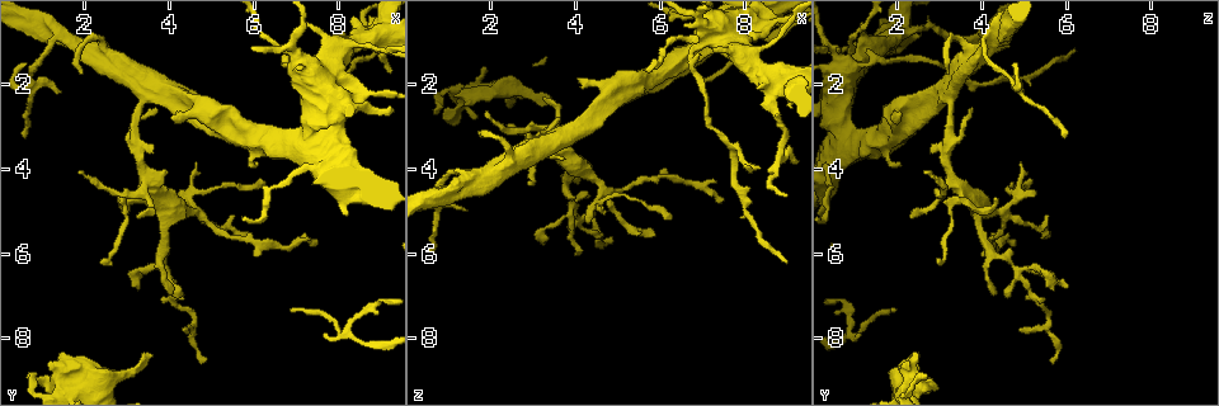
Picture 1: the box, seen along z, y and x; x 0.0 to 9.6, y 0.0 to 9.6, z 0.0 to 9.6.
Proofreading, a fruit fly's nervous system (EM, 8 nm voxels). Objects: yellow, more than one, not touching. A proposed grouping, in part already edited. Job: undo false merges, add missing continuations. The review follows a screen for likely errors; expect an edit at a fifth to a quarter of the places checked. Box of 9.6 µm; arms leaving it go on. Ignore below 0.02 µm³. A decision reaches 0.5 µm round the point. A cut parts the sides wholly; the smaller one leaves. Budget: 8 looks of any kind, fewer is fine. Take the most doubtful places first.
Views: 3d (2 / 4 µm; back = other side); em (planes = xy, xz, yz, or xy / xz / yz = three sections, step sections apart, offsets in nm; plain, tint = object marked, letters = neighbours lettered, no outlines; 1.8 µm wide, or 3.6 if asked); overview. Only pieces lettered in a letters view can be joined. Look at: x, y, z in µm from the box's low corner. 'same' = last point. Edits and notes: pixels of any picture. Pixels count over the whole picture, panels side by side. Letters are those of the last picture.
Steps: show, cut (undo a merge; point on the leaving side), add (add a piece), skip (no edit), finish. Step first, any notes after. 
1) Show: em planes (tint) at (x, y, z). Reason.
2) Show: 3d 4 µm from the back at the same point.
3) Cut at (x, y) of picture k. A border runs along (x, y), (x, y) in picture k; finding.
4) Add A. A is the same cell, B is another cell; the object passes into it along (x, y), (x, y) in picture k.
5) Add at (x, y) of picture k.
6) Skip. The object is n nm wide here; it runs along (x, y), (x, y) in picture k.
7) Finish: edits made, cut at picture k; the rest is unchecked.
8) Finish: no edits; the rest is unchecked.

Show: em 3.6 µm planes (letters) at (7.70, 1.15, 1.15). Three arms meet.

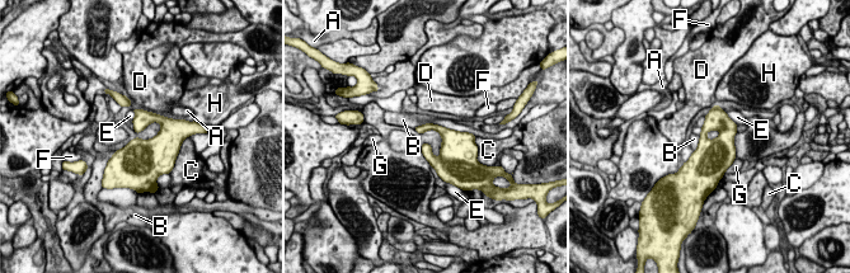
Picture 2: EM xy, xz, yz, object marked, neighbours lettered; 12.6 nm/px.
Skip. The longest contact is with C, 360 nm; A, B, C, D, E, F, G and H are other cells; continuous, no second neuron.

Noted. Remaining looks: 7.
Show: 3d 4 µm at (3.85, 2.05, 3.05).

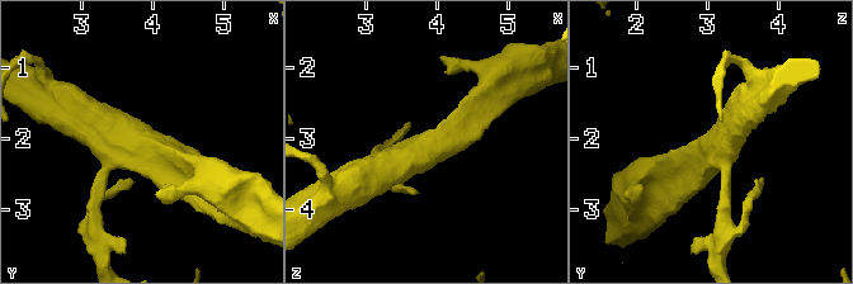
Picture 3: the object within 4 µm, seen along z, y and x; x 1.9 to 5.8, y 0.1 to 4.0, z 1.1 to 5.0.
Show: em planes (letters) at (3.80, 2.05, 3.10). 3 arms meet here; the arms are 190, 360, 400 nm wide; now the EM.

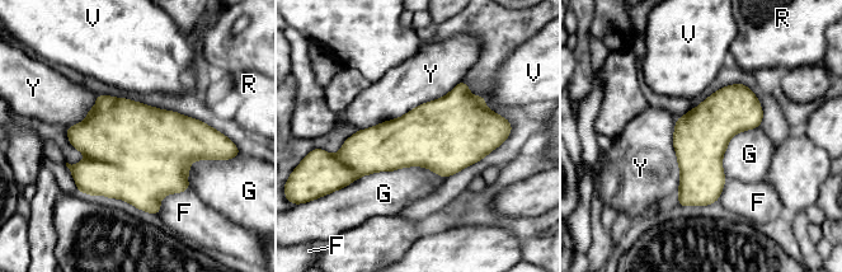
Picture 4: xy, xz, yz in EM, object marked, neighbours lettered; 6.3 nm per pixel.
Skip. The object is 340 nm wide here; F, G, R, V and Y are other cells; a border runs along (462, 79), (442, 97), (358, 131) in picture 4; one neuron here.

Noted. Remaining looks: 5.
Show: em 3.6 µm planes (tint) at (3.95, 6.95, 4.35). Tapers out.

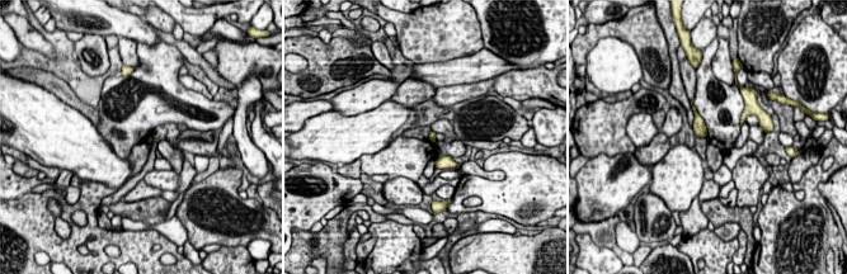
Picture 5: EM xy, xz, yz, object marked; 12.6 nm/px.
Show: em 3.6 µm planes (letters) at the same point.

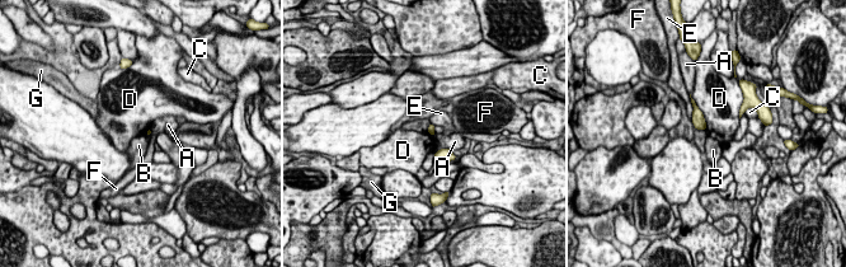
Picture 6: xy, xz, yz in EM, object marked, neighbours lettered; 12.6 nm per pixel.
Skip. A, B, C, D, E, F and G are other cells; a border runs along (690, 94), (703, 115), (706, 129) in picture 6; none of them fits.

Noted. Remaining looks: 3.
Finish: no edits; the rest is unchecked.

